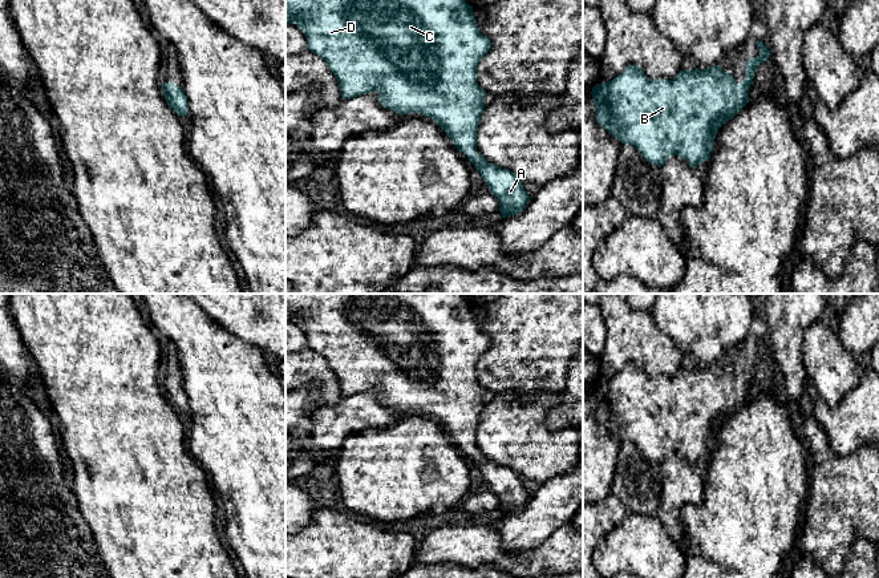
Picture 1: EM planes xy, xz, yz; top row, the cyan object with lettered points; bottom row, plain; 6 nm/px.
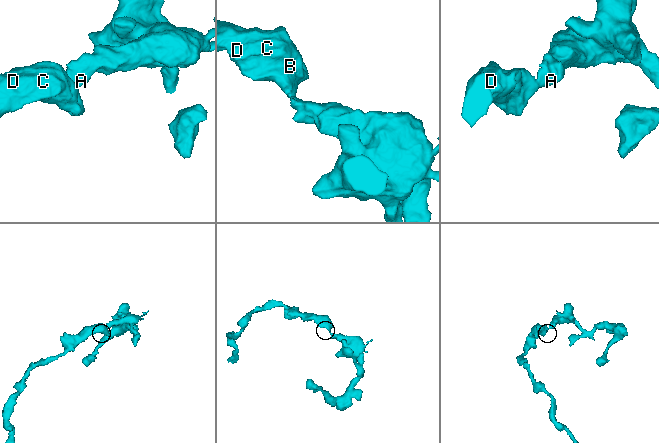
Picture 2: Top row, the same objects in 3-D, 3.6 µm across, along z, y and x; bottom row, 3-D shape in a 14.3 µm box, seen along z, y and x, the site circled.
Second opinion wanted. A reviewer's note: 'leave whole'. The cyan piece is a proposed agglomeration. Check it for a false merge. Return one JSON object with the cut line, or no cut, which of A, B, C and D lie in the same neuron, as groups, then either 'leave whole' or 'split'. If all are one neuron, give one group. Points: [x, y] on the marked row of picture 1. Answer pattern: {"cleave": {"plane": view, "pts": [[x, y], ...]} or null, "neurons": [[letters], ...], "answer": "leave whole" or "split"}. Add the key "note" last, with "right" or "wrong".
{"cleave": null, "neurons": [["A", "B", "C", "D"]], "answer": "leave whole", "note": "right"}

